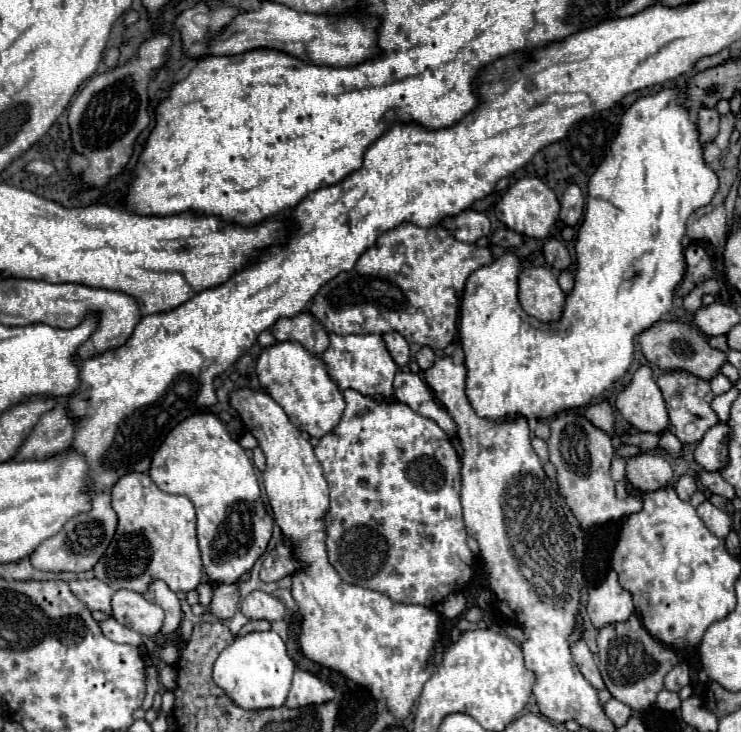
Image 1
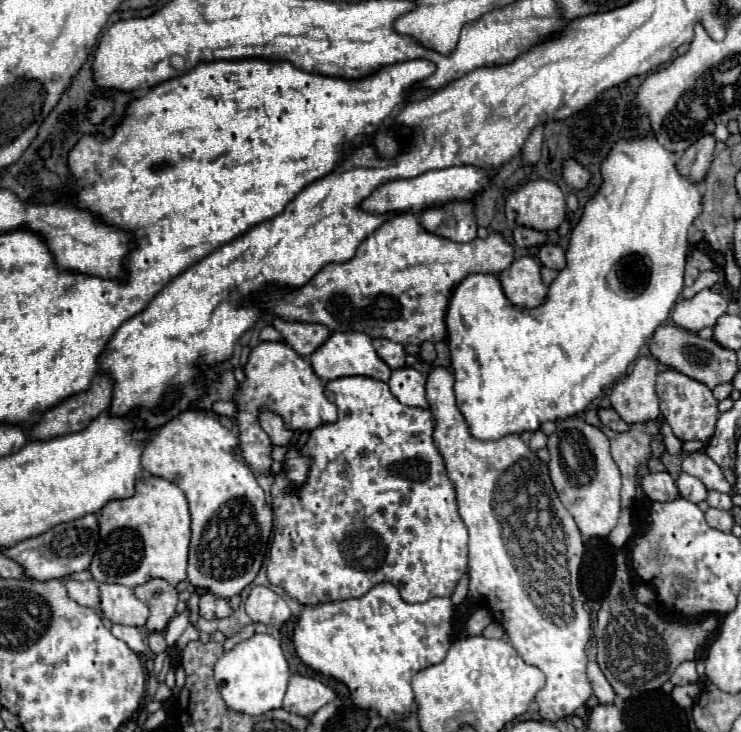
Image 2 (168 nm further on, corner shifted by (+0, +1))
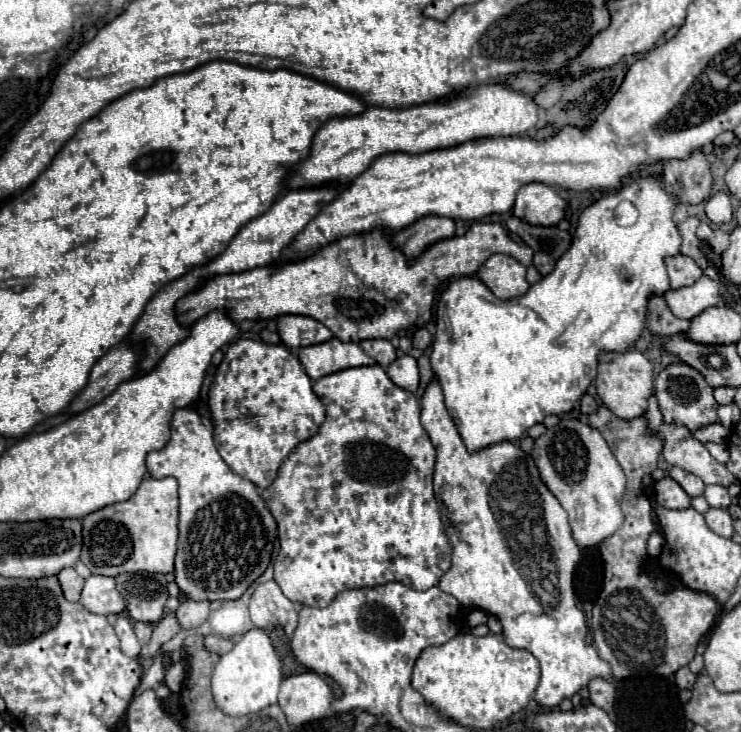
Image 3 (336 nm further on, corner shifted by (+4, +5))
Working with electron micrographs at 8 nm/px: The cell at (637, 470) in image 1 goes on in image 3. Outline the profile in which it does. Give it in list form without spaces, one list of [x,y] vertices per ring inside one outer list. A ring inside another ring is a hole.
[[[664,477],[656,483],[656,503],[666,509],[688,509],[690,507],[690,495],[670,477]]]

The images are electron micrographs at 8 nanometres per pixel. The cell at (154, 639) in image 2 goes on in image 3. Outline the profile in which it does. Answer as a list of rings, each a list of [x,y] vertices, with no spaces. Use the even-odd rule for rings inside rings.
[[[136,621],[136,623],[134,623],[134,631],[136,631],[138,641],[144,645],[144,643],[148,643],[148,641],[150,641],[152,625],[150,625],[150,623],[140,623],[140,621]]]

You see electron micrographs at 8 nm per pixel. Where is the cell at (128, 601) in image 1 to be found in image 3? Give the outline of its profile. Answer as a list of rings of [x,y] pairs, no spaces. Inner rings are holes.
[[[90,575],[84,583],[80,605],[86,607],[90,613],[108,615],[108,613],[122,613],[126,609],[126,603],[122,601],[120,593],[114,587],[112,577],[102,575]]]

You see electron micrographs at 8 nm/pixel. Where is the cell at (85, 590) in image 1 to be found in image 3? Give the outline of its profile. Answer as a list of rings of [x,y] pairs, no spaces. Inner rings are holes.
[[[66,567],[58,573],[58,581],[62,585],[62,591],[64,591],[64,597],[68,601],[78,601],[80,599],[80,591],[82,591],[82,585],[84,585],[84,579],[72,569],[72,567]]]

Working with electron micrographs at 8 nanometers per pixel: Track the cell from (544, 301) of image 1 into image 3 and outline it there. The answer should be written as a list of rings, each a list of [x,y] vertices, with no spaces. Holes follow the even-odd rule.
[[[494,253],[490,255],[480,269],[474,273],[498,299],[512,299],[524,295],[528,291],[526,283],[526,267],[510,255]]]

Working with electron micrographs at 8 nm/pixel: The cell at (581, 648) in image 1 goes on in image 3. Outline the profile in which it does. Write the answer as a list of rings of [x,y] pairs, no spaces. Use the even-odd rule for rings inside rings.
[[[594,679],[594,681],[590,681],[588,689],[590,689],[590,701],[596,707],[604,709],[606,713],[610,713],[614,709],[614,699],[616,699],[614,683],[602,681],[602,679]]]

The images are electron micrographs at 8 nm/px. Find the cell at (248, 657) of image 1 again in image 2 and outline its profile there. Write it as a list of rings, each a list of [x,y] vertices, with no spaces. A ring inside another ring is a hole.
[[[254,633],[250,639],[238,643],[216,661],[214,679],[218,683],[222,699],[230,709],[246,715],[262,715],[266,711],[282,707],[282,699],[288,689],[290,667],[280,643],[272,635]]]

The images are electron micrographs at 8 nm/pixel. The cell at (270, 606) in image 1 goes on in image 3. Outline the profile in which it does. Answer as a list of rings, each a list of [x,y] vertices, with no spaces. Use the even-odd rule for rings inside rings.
[[[266,581],[256,587],[250,599],[250,617],[258,629],[282,627],[288,637],[292,637],[298,623],[294,603],[284,597],[276,581]]]

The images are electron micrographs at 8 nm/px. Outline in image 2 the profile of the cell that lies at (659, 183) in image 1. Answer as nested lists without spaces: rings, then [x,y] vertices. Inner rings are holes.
[[[648,131],[644,135],[634,135],[630,139],[620,139],[610,149],[608,157],[602,161],[600,167],[602,173],[602,185],[596,191],[596,195],[586,203],[584,213],[578,221],[578,225],[572,231],[570,245],[566,251],[568,267],[558,273],[558,279],[550,285],[548,301],[544,307],[538,309],[520,309],[514,307],[506,298],[502,290],[498,276],[495,274],[476,273],[466,277],[460,285],[454,289],[446,313],[446,325],[448,325],[448,347],[452,353],[452,371],[456,377],[454,393],[456,403],[466,417],[470,425],[470,433],[484,441],[500,439],[508,433],[522,433],[522,431],[536,431],[546,421],[566,419],[572,415],[578,415],[587,410],[588,406],[596,399],[604,387],[616,383],[620,377],[626,375],[628,365],[636,359],[640,347],[652,337],[658,325],[662,325],[676,305],[678,295],[684,287],[684,267],[686,267],[686,249],[688,249],[688,229],[694,223],[694,219],[702,213],[702,191],[700,185],[694,181],[688,181],[678,171],[678,155],[674,151],[664,149],[658,139],[654,137],[654,131]]]

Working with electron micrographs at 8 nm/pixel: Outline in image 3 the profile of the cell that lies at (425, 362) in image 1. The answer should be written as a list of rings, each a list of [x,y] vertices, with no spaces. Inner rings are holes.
[[[418,327],[418,329],[414,331],[412,341],[414,341],[414,347],[416,347],[416,349],[426,349],[426,347],[432,343],[432,335],[428,333],[426,327]]]

